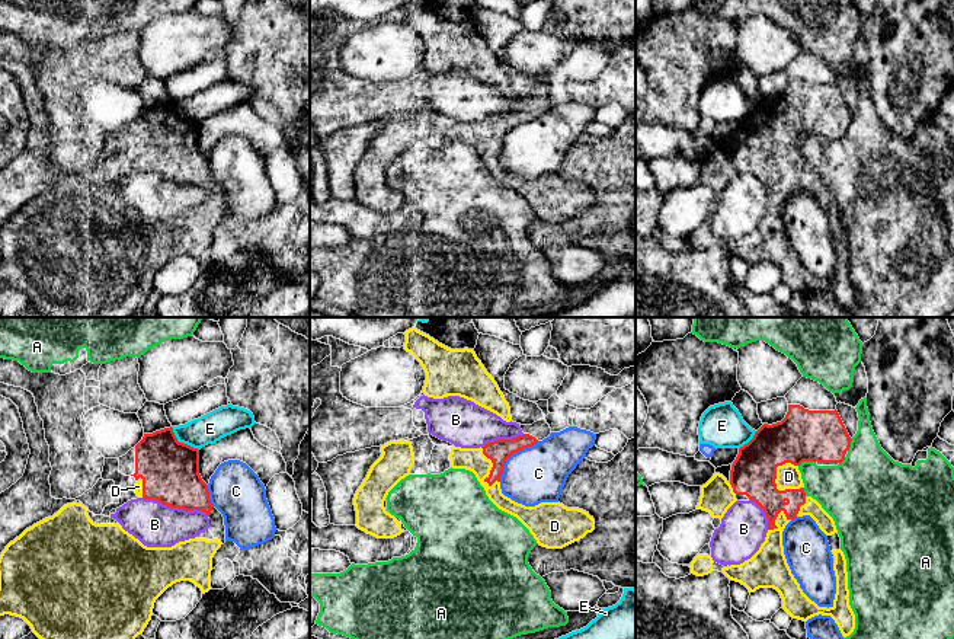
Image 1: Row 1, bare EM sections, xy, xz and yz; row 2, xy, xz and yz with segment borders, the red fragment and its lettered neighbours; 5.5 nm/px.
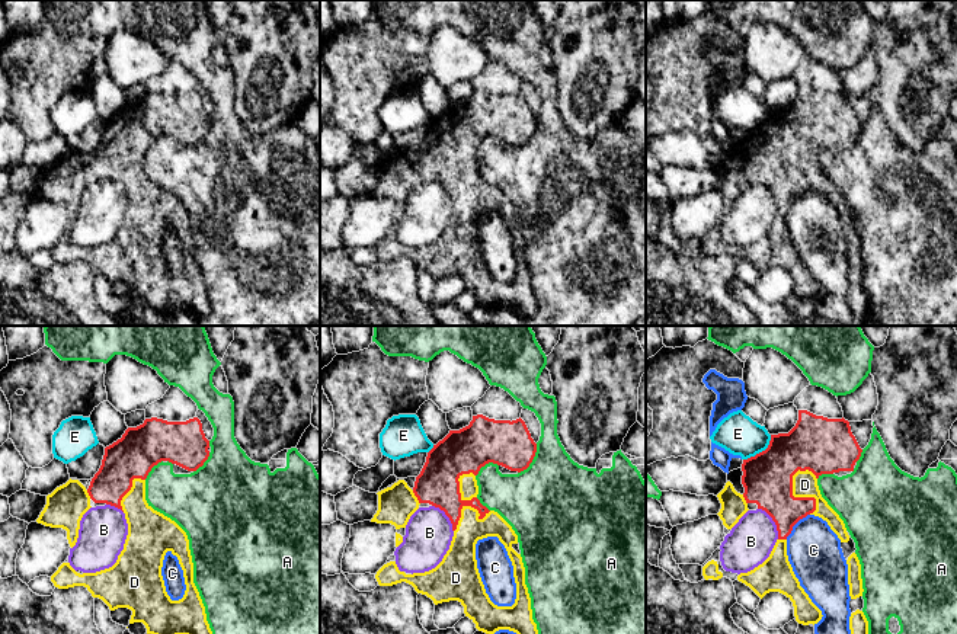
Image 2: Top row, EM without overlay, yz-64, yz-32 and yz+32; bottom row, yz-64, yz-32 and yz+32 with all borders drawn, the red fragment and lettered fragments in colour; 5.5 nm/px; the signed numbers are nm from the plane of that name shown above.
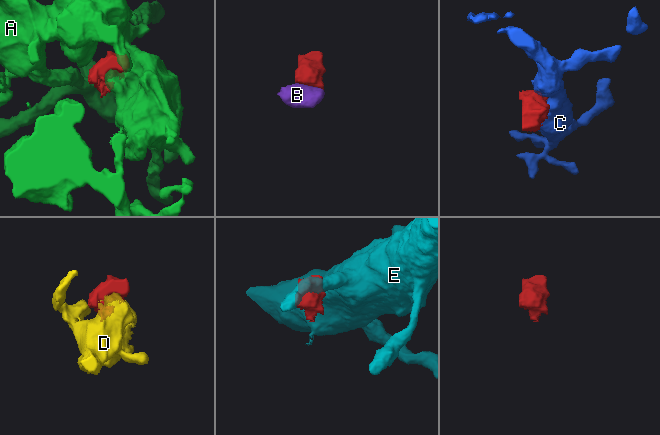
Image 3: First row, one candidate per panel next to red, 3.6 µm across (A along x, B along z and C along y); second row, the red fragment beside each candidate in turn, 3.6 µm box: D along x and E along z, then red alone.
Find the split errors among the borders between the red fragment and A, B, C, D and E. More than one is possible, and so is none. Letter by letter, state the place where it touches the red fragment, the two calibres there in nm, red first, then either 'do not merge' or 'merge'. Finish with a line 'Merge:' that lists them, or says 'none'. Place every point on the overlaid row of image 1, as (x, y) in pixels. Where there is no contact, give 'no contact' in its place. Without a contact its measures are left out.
A: yz (806, 460) | 280/280 nm | do not merge
B: xy (175, 507) | 320/240 nm | do not merge
C: xz (512, 453) | 120/320 nm | do not merge
D: yz (780, 491) | 260/140 nm | merge
E: xy (182, 443) | 320/160 nm | do not merge
Merge: D

